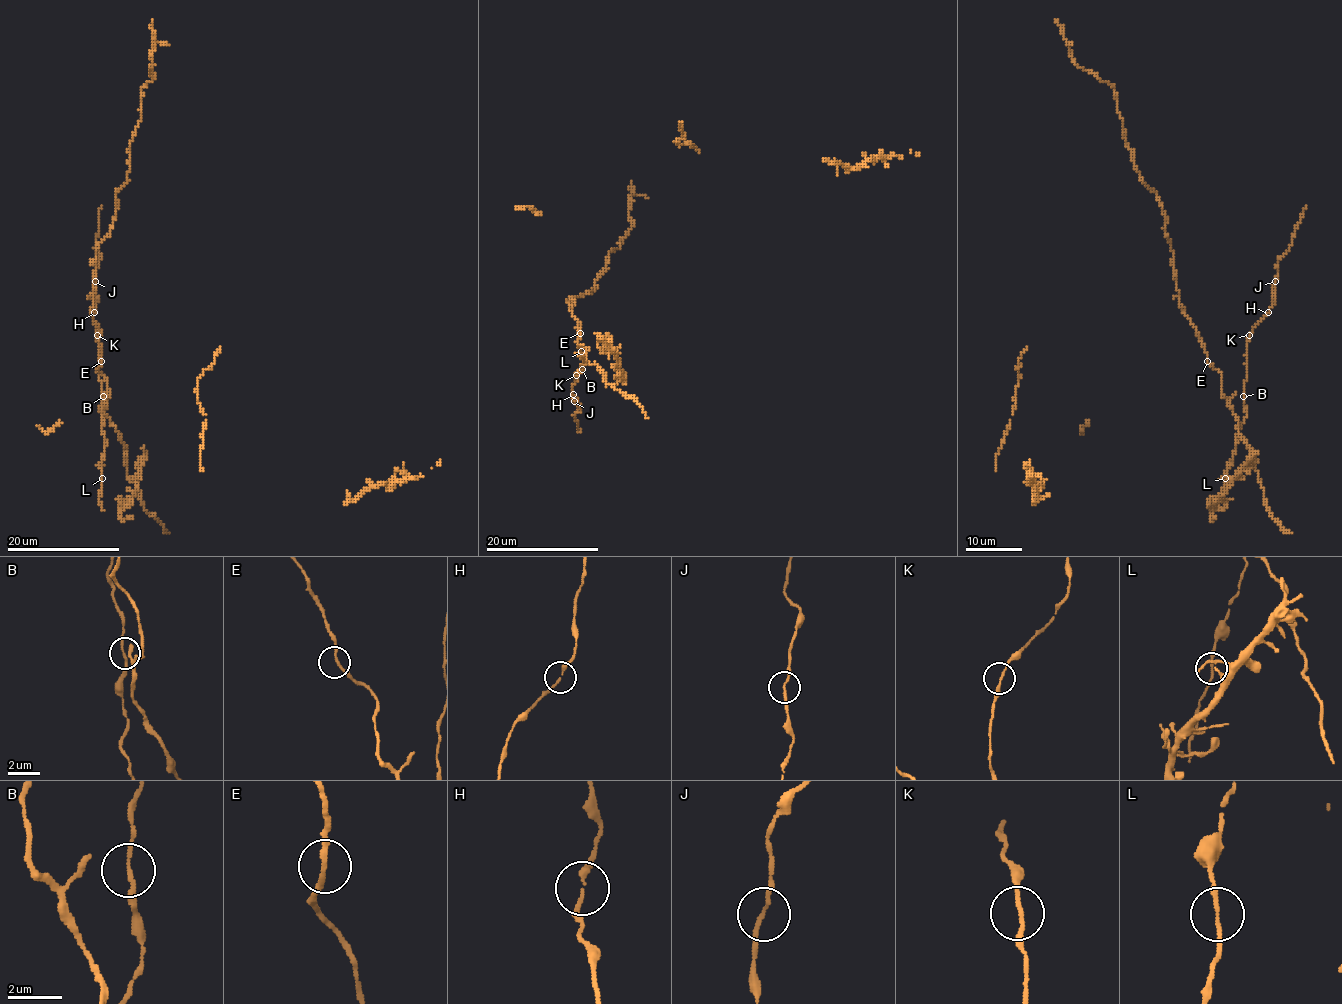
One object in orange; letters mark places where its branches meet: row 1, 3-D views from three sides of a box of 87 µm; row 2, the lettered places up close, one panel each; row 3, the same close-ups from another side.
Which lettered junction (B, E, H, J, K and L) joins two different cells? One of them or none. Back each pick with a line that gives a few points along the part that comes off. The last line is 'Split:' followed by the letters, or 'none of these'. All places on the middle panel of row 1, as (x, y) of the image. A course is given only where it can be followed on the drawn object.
Split: none of these

